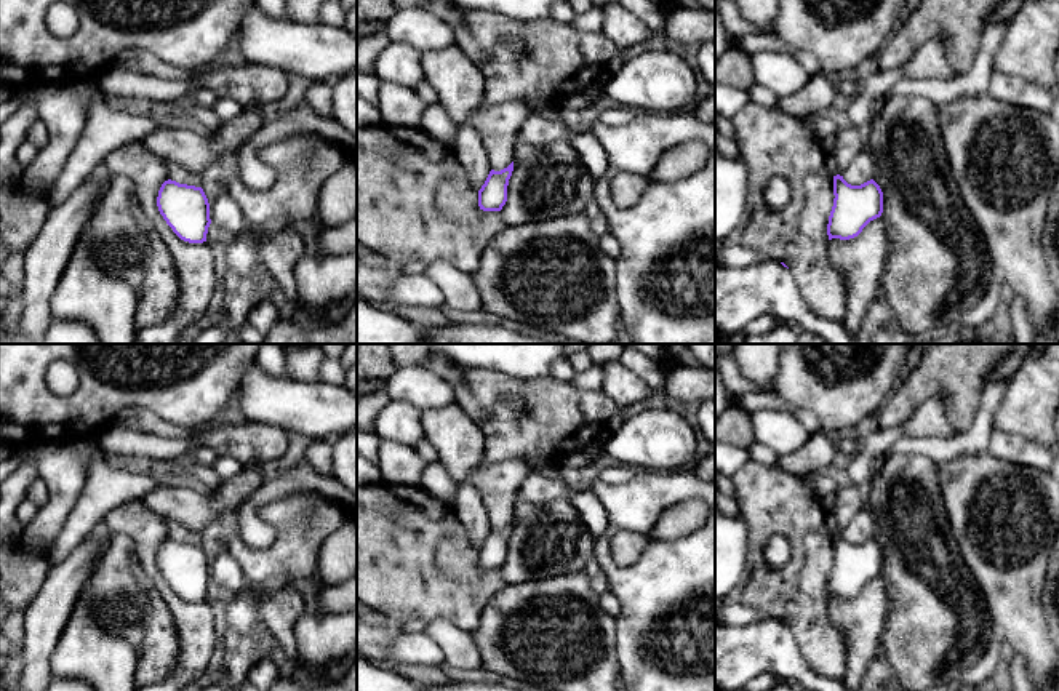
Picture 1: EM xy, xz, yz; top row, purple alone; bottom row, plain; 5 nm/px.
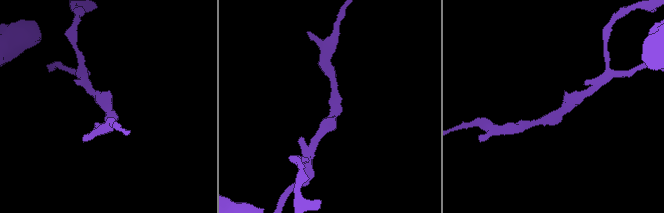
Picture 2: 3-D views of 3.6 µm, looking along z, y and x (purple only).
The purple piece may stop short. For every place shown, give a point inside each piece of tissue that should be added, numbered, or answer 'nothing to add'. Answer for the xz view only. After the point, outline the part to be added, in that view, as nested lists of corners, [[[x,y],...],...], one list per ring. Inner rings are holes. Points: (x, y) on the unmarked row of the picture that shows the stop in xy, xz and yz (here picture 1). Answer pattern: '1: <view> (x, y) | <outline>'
nothing to add

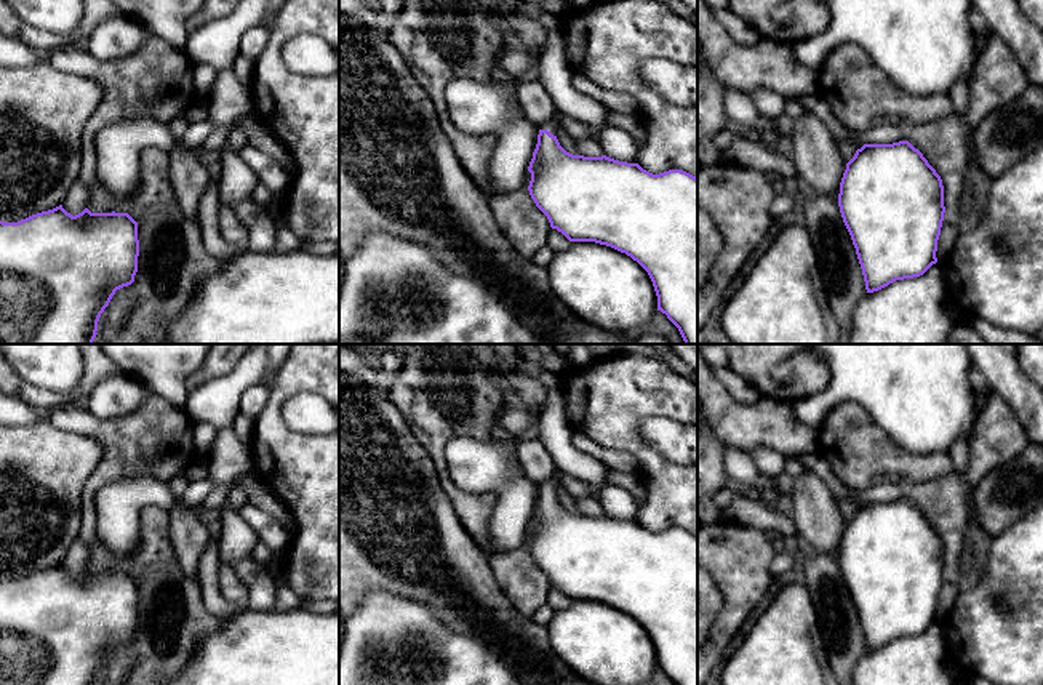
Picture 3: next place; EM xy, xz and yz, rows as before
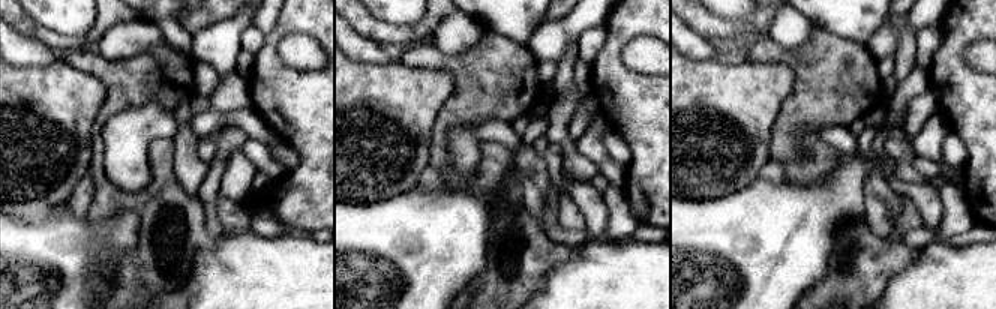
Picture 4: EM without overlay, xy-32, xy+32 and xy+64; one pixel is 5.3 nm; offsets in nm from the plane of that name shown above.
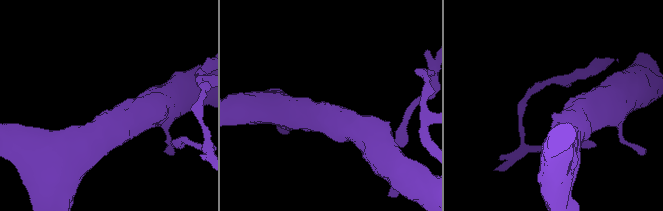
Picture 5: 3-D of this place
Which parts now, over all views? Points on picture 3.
1: xz (555, 480) | [[[553,474],[545,480],[539,488],[547,488],[550,493],[557,495],[558,488],[565,483],[565,479],[560,474]]]

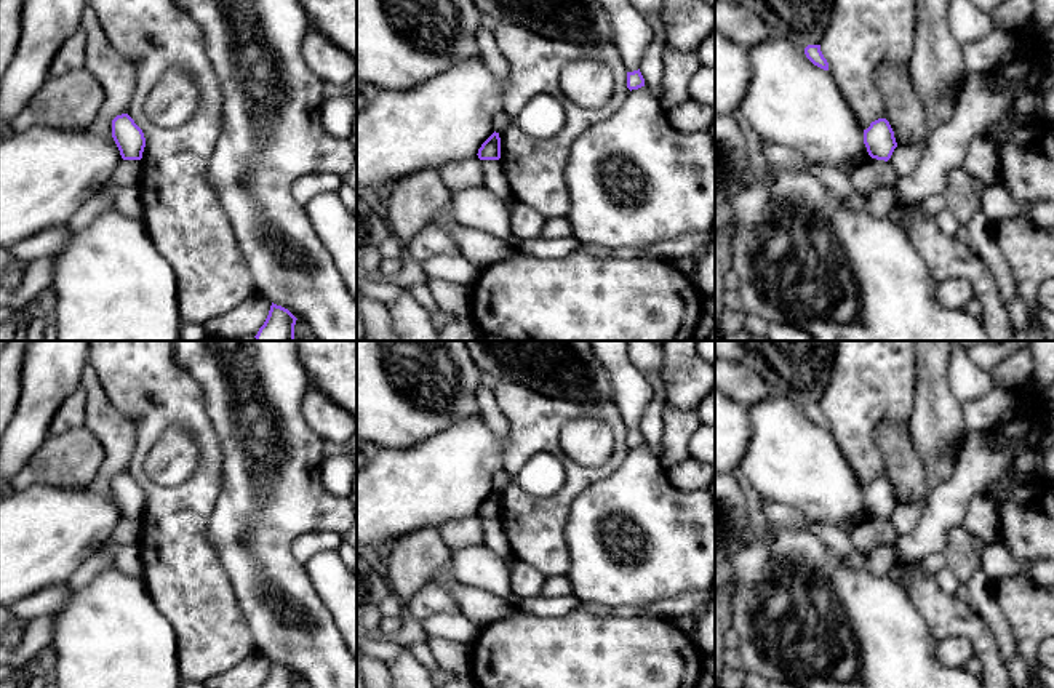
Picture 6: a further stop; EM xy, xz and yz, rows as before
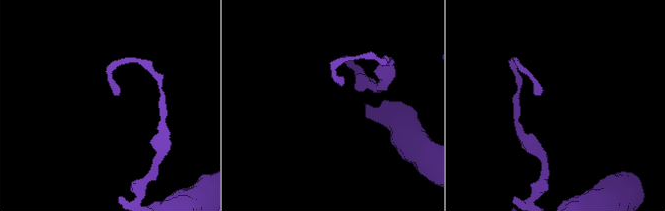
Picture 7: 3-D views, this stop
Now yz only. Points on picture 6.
nothing to add

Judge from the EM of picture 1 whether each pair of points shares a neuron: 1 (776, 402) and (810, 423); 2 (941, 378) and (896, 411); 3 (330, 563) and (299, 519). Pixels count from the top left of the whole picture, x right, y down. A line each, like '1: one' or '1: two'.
1: one
2: one
3: two

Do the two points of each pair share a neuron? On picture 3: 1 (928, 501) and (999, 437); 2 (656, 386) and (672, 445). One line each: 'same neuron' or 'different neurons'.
1: same neuron
2: different neurons

